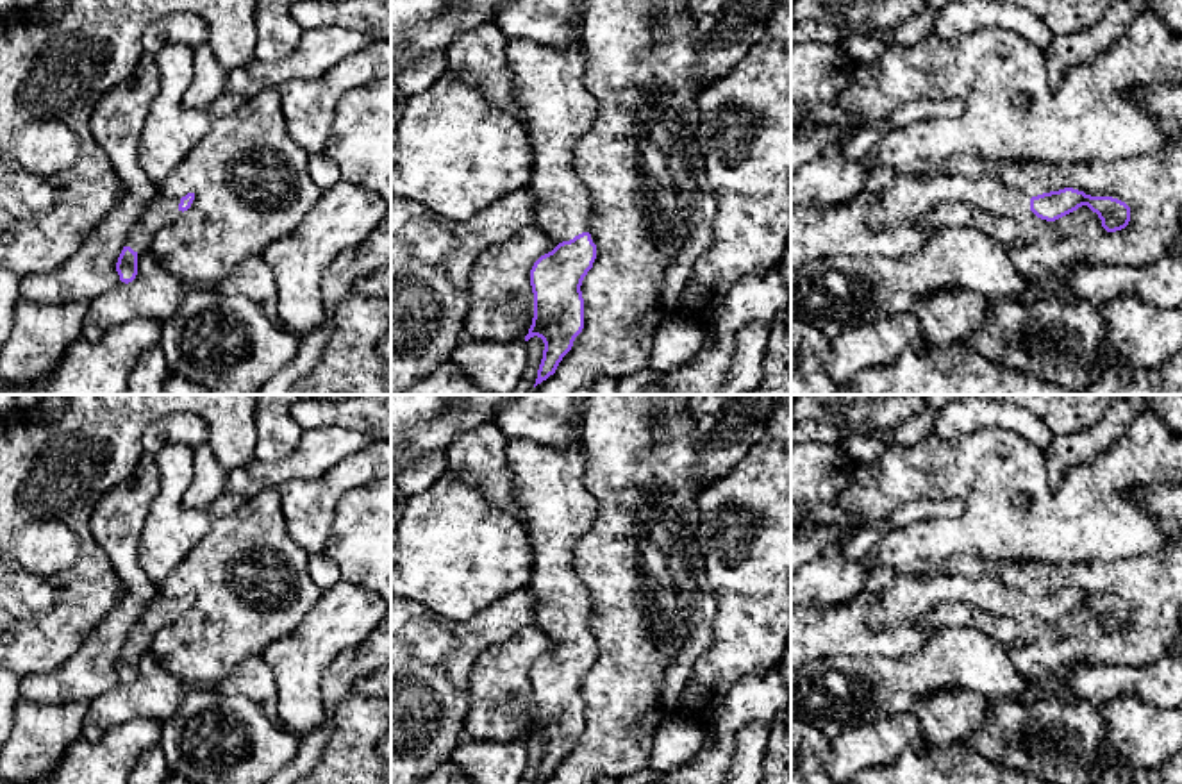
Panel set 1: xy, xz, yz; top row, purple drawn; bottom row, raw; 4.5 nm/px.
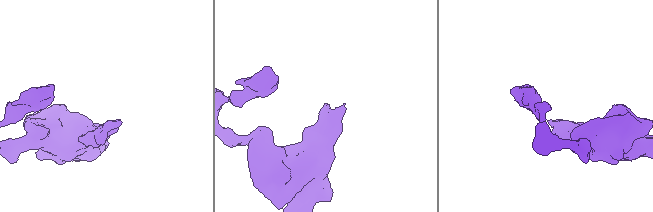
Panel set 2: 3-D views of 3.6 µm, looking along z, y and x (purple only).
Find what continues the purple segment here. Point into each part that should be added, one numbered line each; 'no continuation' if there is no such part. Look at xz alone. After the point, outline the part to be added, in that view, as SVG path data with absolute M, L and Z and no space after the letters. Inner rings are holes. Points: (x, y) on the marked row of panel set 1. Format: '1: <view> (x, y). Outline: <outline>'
1: xz (554, 108). Outline: M582 18L577 20L579 34L568 48L550 48L529 39L514 39L505 46L507 63L514 80L518 120L530 138L534 170L527 184L536 207L536 223L555 245L587 232L591 200L586 184L575 168L575 150L591 130L596 116L596 100L582 86L587 63L580 38Z

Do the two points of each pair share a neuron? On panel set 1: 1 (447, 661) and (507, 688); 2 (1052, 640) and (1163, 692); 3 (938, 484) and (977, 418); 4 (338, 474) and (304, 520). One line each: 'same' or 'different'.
1: different
2: different
3: different
4: same

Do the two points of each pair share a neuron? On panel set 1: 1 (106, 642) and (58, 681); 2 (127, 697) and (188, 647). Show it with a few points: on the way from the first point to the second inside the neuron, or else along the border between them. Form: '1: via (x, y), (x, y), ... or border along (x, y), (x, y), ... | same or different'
1: via (93, 654), (70, 677) | same
2: border along (147, 649), (186, 686) | different

